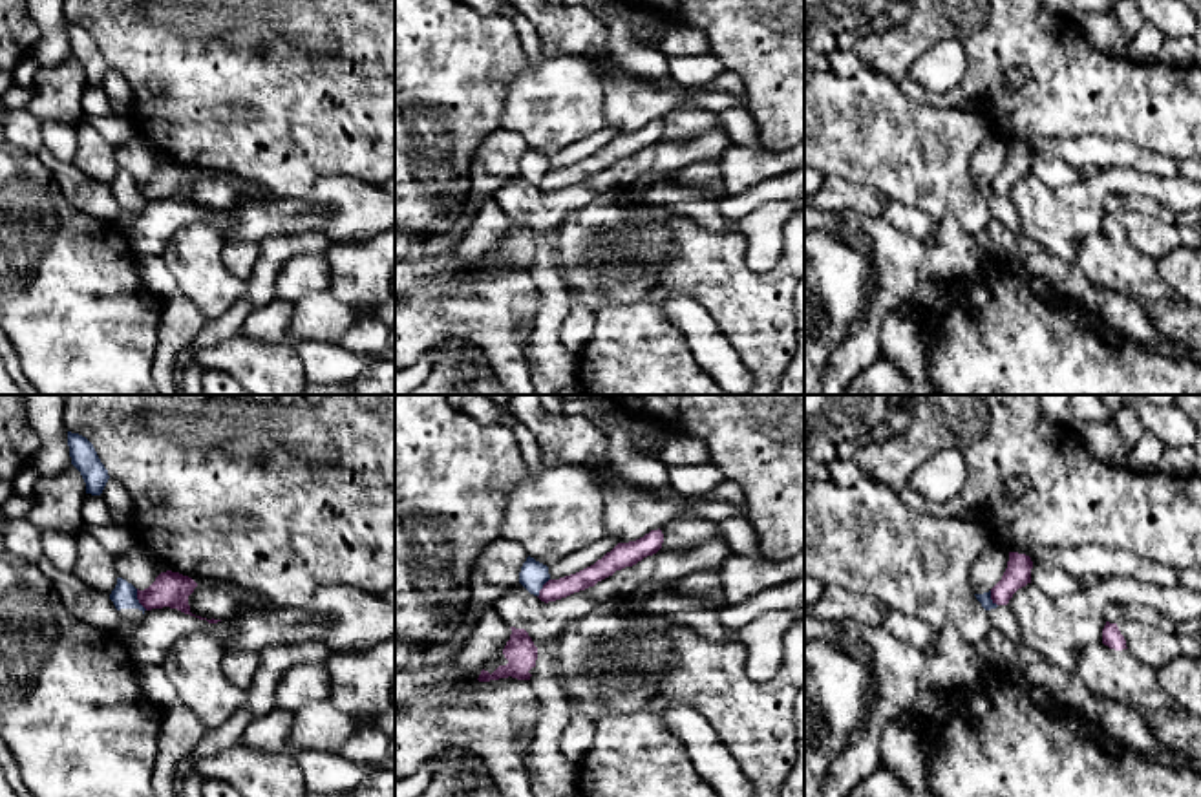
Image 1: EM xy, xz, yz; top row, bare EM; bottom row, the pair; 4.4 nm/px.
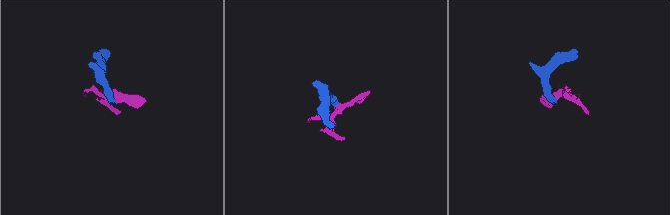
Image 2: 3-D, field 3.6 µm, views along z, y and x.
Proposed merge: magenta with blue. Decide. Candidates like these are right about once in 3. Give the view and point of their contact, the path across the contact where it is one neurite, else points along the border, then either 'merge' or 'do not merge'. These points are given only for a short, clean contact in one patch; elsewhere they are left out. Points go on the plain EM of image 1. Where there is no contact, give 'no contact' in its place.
contact xy (138, 189); border xy (136, 180), (136, 189), (147, 200); do not merge

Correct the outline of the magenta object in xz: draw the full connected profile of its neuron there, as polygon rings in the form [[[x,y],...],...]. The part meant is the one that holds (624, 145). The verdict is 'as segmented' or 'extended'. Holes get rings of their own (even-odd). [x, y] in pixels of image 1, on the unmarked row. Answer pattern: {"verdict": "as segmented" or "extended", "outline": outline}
{"verdict": "as segmented", "outline": [[[660,119],[651,121],[636,132],[618,133],[594,155],[559,170],[548,170],[539,181],[537,188],[548,194],[594,177],[598,172],[612,166],[616,161],[632,157],[643,148],[656,144],[662,139],[662,133],[664,124]]]}

